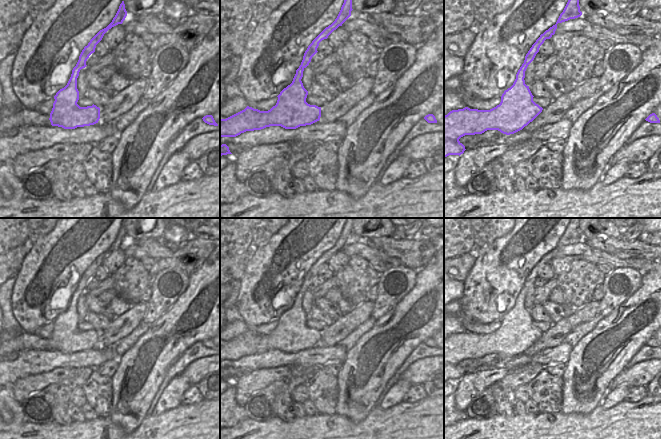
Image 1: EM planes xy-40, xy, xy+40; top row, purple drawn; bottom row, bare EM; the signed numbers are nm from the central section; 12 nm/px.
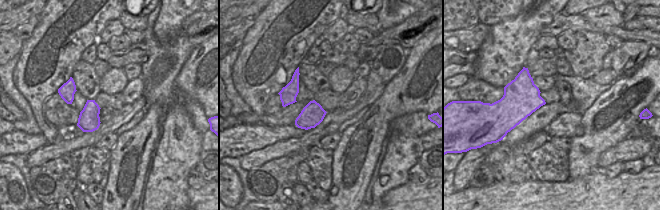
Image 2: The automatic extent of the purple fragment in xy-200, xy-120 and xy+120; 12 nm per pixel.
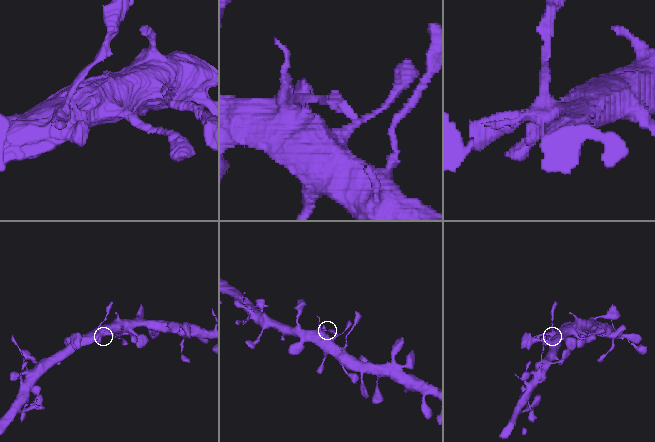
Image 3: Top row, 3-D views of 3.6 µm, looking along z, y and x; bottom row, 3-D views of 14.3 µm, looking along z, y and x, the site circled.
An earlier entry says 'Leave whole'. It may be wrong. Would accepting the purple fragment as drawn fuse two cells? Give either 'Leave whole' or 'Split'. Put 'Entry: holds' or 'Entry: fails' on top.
Entry: fails
Split.

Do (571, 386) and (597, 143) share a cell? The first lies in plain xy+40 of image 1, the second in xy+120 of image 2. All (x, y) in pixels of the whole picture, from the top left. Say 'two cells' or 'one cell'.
one cell

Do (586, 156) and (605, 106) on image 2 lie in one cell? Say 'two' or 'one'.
one

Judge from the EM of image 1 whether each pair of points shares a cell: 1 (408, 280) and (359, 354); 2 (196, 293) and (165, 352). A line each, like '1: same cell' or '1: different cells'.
1: different cells
2: same cell

